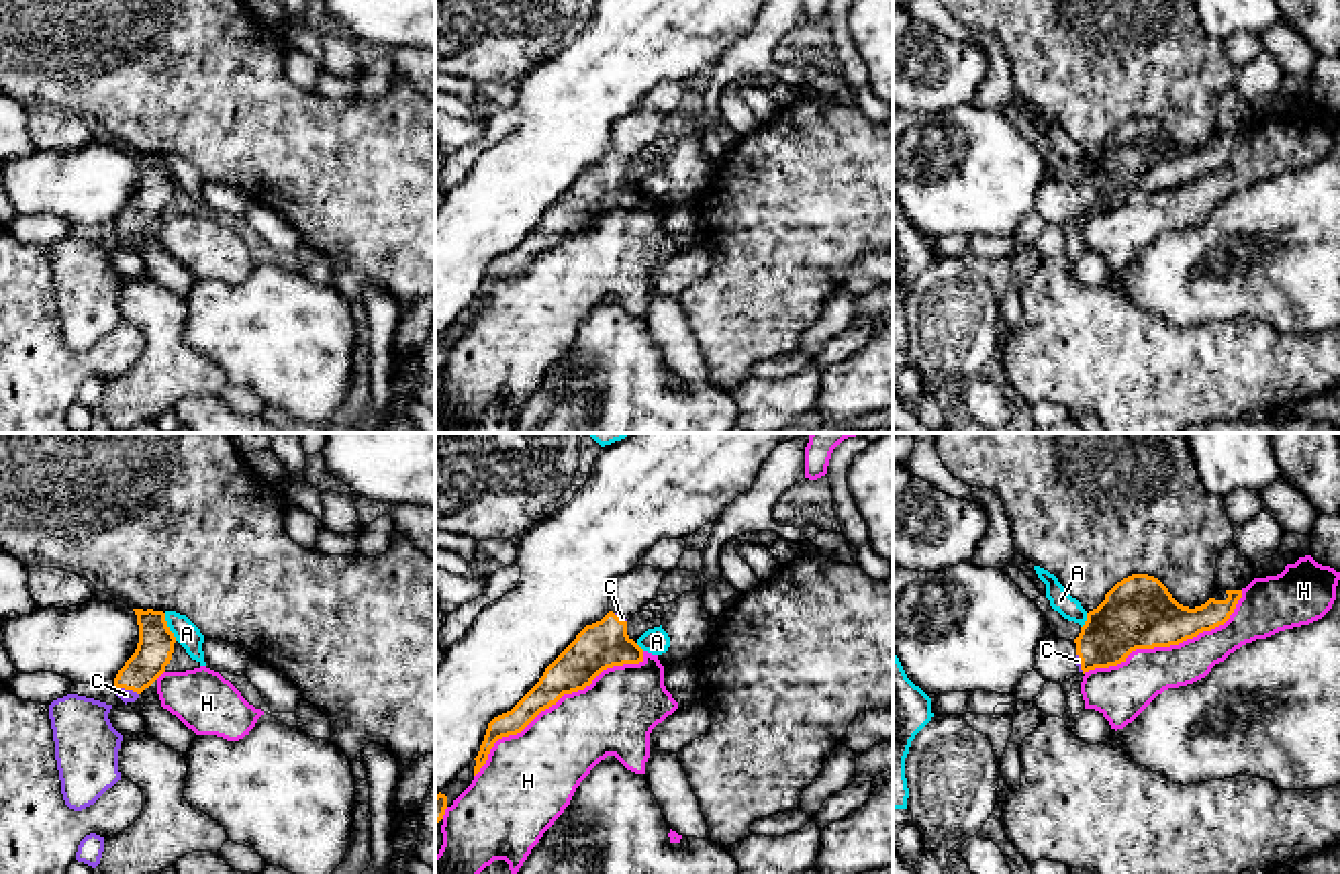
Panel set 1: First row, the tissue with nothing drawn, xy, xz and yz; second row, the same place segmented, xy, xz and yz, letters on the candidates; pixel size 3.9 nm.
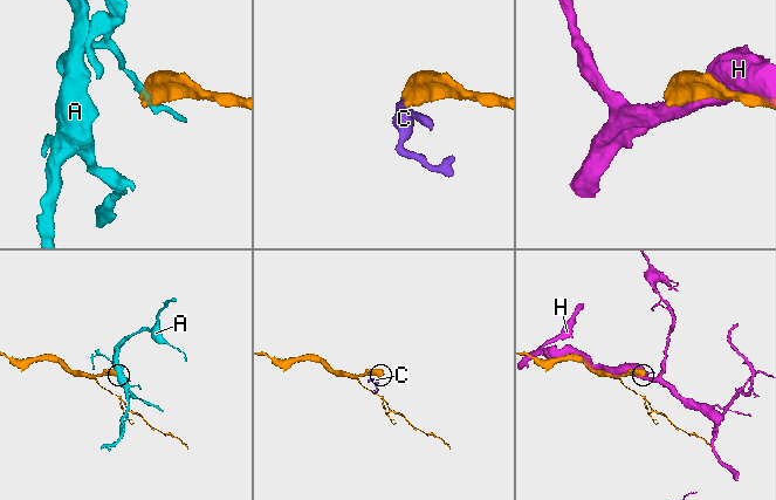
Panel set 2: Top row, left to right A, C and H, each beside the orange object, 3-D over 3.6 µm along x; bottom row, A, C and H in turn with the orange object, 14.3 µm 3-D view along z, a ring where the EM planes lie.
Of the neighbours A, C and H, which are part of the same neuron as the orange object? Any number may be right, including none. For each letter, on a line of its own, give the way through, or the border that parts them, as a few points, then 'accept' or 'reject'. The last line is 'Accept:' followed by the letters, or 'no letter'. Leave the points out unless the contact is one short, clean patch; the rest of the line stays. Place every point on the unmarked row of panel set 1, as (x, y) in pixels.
A: border xy (164, 156), (166, 168), (176, 182); reject
C: way xy (156, 184), (148, 207), (127, 231), (125, 237); accept
H: reject
Accept: C

